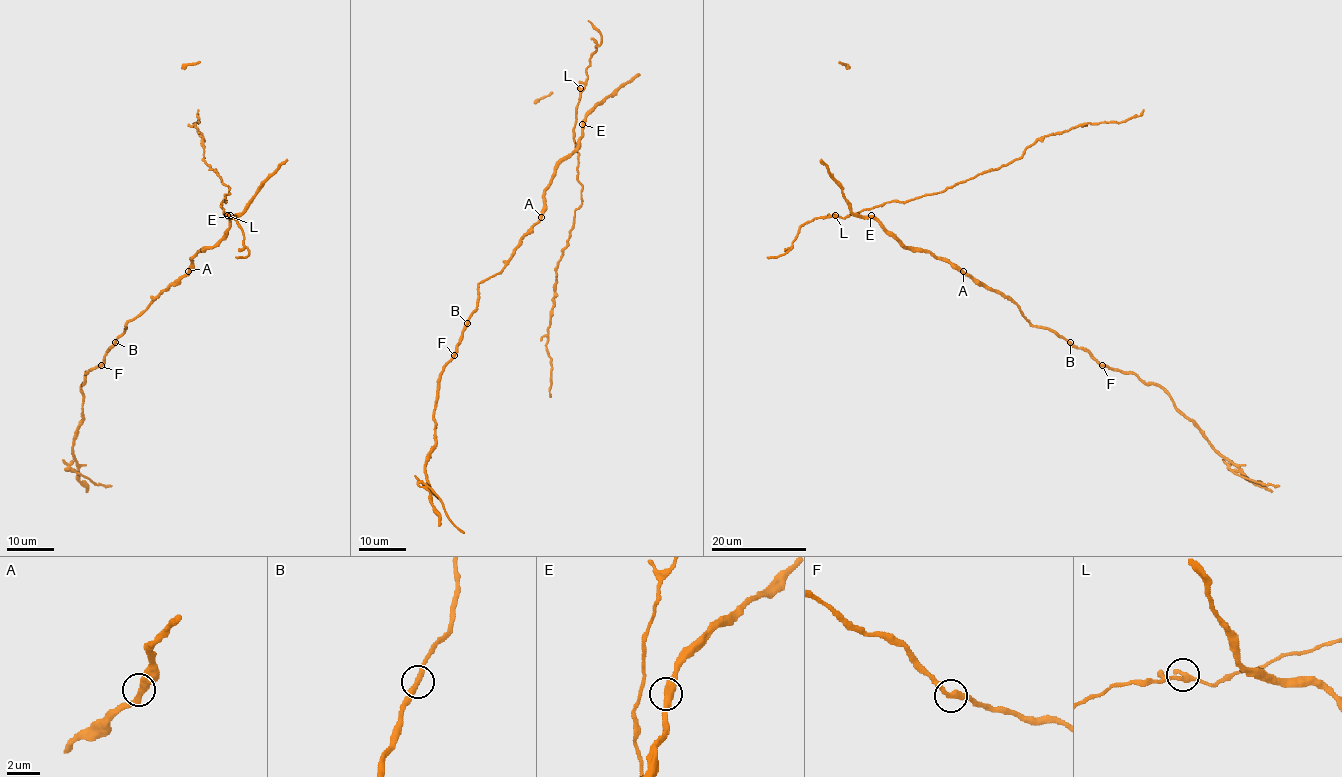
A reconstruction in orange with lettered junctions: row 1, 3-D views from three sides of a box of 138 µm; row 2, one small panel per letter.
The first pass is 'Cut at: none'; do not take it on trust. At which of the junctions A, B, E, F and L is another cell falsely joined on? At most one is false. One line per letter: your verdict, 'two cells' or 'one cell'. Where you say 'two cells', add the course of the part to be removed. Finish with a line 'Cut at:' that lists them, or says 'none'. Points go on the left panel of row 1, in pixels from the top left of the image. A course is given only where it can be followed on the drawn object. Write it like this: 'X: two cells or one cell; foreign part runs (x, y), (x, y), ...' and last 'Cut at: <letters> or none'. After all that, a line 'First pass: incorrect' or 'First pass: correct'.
A: one cell
B: one cell
E: one cell
F: two cells; foreign part runs (102, 366), (86, 373), (81, 385), (83, 422), (77, 431), (73, 456), (77, 473), (94, 483), (111, 486)
L: one cell
Cut at: F
First pass: incorrect

